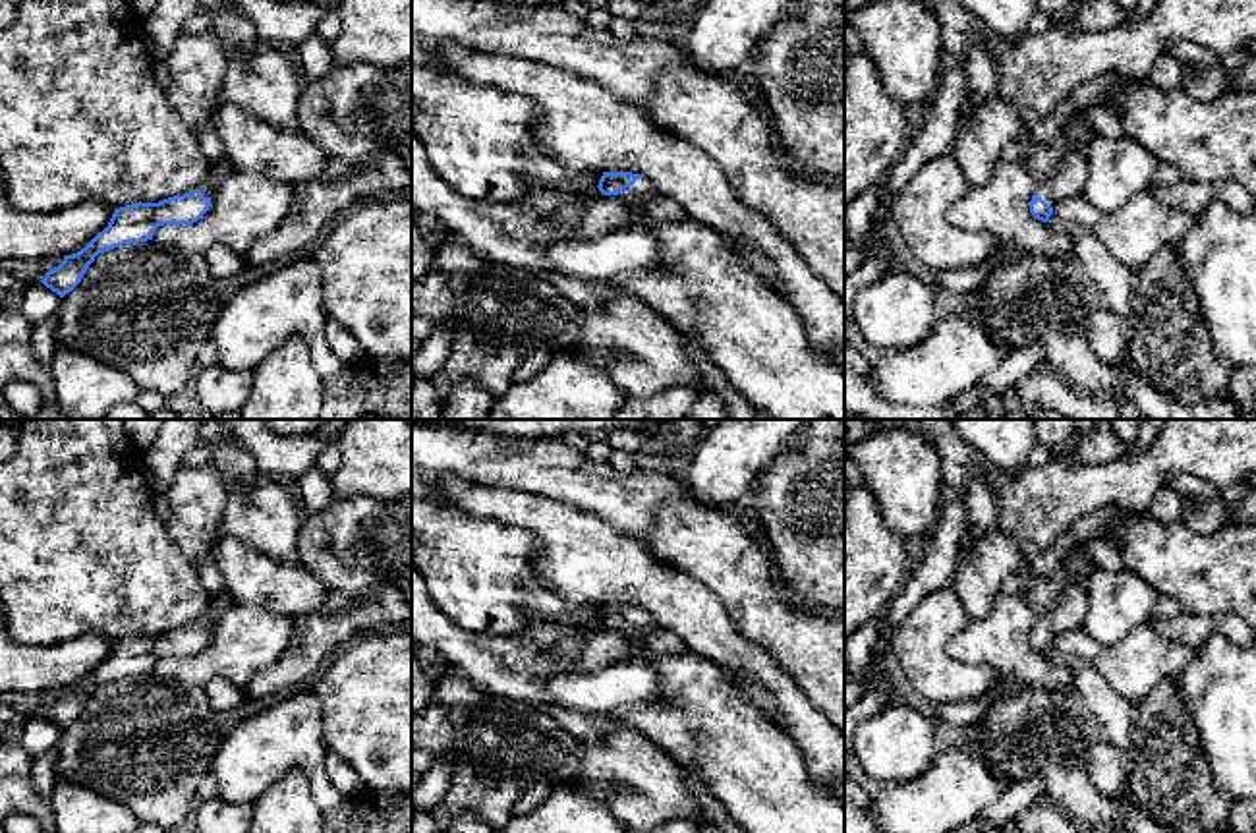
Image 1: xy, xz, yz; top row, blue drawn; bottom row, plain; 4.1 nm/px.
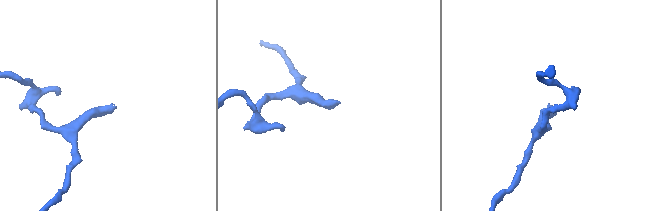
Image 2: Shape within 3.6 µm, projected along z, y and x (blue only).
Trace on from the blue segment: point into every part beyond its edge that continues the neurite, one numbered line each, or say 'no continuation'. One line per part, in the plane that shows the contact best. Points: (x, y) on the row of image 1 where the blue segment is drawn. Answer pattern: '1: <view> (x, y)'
1: xz (638, 196)

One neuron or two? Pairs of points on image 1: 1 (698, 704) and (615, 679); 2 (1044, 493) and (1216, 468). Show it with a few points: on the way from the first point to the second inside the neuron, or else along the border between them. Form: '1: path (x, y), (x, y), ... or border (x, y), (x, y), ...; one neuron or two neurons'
1: path (677, 714), (646, 710), (636, 700); one neuron
2: path (1086, 488), (1137, 480), (1158, 460), (1173, 460); one neuron

